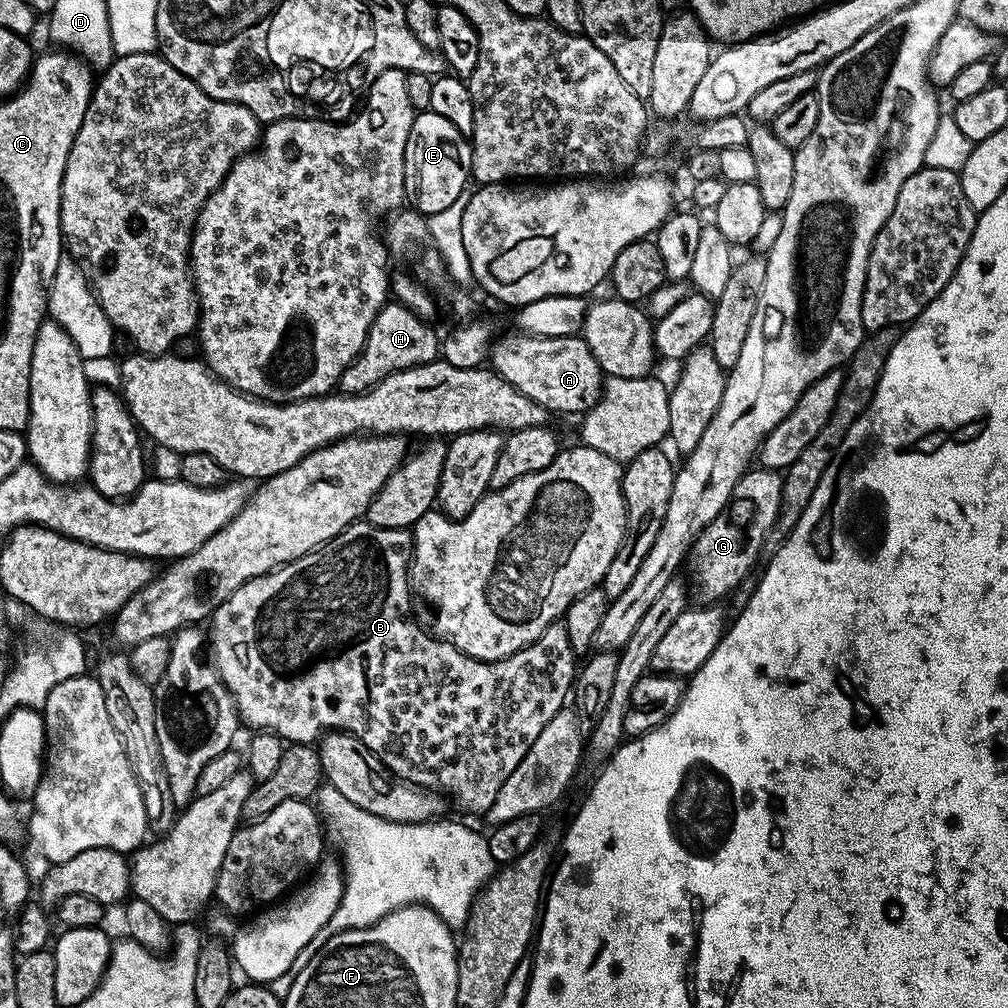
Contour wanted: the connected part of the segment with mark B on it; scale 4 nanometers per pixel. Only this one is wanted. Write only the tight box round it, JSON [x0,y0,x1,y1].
[210,522,578,814]

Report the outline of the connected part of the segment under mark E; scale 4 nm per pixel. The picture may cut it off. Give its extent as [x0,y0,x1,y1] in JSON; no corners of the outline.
[405,110,472,216]

